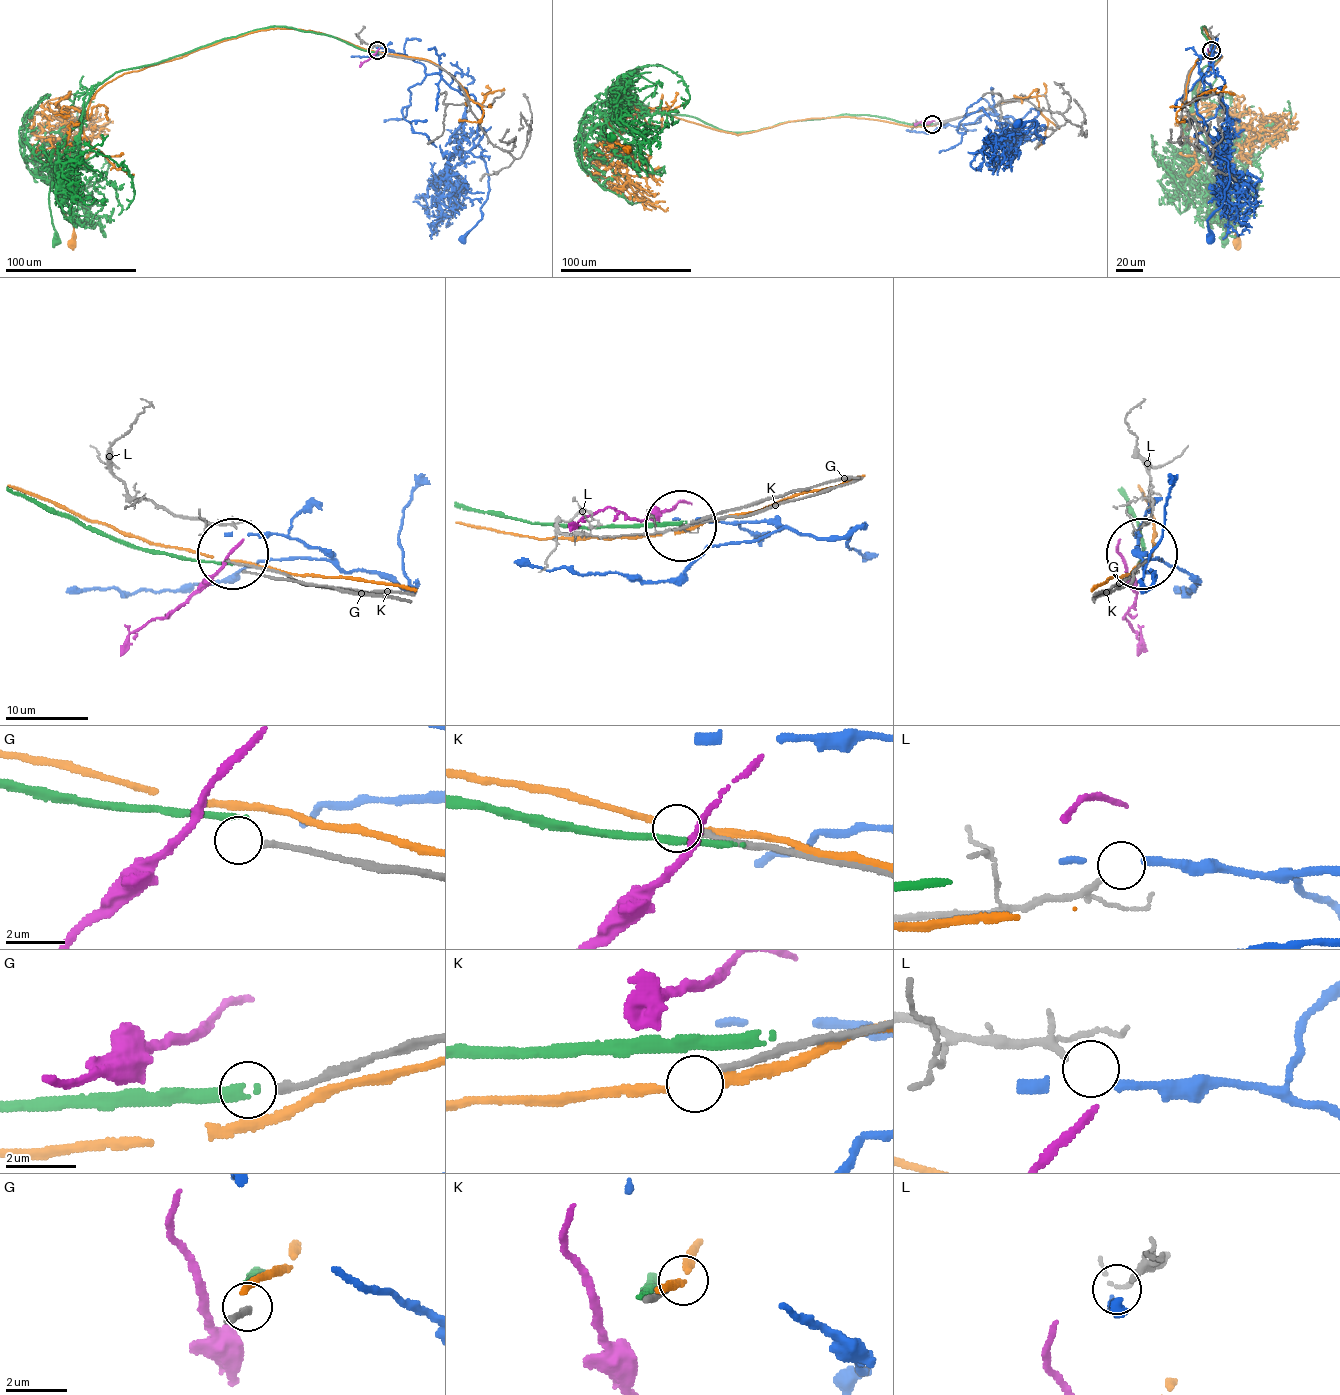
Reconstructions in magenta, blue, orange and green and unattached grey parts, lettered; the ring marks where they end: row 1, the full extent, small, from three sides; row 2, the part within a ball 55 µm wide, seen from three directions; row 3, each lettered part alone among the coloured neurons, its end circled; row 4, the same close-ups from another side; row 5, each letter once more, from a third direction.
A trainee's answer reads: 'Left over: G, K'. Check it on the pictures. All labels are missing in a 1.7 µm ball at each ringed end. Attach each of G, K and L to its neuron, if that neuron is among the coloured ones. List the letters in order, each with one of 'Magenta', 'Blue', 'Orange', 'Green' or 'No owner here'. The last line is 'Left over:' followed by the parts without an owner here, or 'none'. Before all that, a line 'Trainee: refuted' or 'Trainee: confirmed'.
Trainee: refuted
G: No owner here
K: No owner here
L: No owner here
Left over: G, K, L

